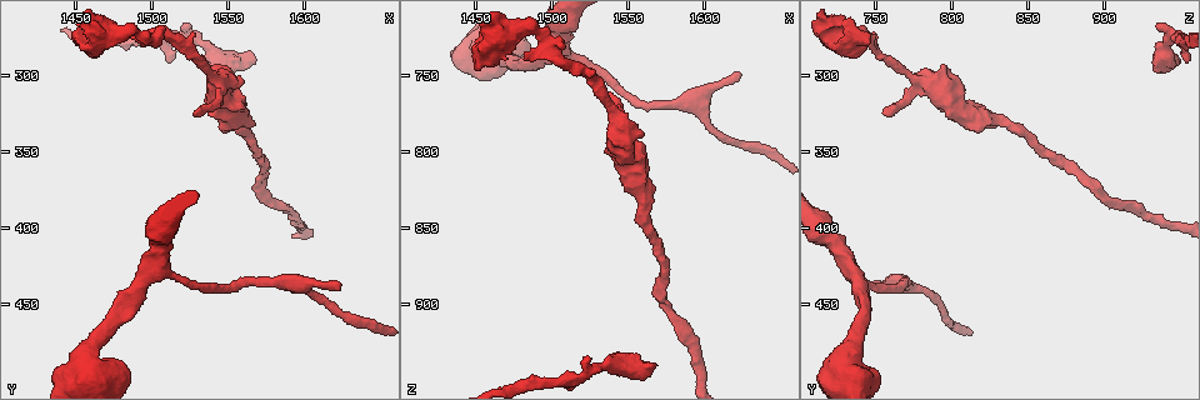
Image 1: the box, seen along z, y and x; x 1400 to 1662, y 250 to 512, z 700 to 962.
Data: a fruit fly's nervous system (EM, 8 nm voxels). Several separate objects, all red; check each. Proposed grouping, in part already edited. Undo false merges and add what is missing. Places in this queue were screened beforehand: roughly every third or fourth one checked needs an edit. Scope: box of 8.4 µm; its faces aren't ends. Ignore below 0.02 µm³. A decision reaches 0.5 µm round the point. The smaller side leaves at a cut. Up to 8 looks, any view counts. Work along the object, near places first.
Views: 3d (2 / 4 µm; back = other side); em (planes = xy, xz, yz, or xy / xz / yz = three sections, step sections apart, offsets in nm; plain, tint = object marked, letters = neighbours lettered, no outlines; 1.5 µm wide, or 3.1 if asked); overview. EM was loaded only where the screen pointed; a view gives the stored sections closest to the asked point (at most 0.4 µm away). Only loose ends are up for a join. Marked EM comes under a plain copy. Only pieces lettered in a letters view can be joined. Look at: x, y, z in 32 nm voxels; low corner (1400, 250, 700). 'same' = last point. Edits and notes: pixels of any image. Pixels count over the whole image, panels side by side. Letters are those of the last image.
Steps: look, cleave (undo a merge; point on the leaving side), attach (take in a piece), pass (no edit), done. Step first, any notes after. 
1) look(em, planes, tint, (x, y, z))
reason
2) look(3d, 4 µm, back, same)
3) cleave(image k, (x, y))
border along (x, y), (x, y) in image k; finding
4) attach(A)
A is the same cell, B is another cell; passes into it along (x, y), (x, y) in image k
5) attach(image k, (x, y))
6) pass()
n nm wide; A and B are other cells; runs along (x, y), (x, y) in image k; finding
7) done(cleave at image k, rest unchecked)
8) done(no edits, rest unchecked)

look(3d, 2 µm, (1450, 278, 744))
branch stops here

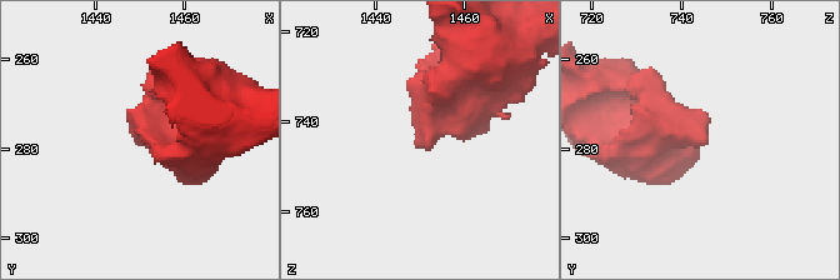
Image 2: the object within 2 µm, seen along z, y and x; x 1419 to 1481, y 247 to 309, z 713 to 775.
look(em, yz, step 8, tint, (1451, 279, 746))
need the tissue

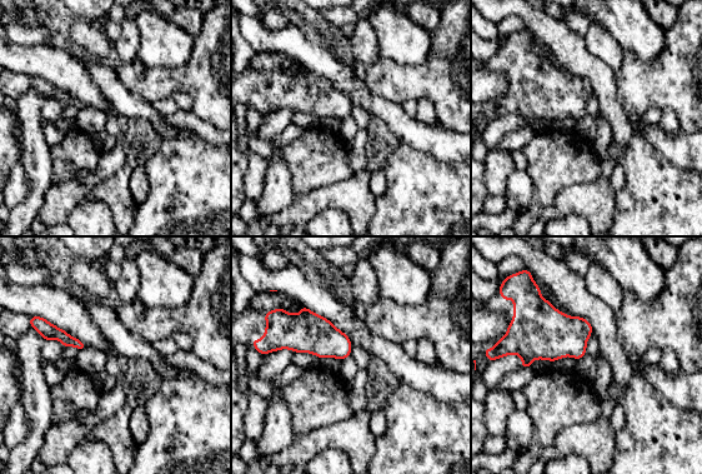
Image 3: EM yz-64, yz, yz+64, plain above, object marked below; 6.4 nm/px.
look(em, xz, step 8, letters, same)

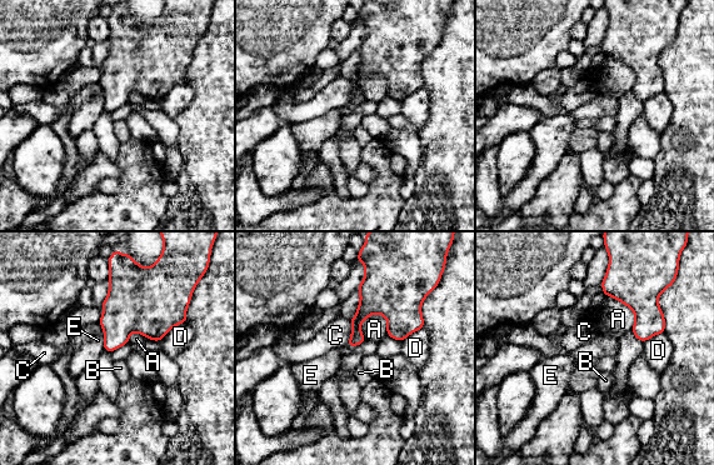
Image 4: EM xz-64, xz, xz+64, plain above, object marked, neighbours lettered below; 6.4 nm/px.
pass()
A, B, C, D and E are other cells; border along (350, 320), (351, 334), (345, 345) in image 4; no lettered piece goes on from it

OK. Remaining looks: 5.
look(em, xz, step 8, letters, (1526, 324, 756))
branch stops here

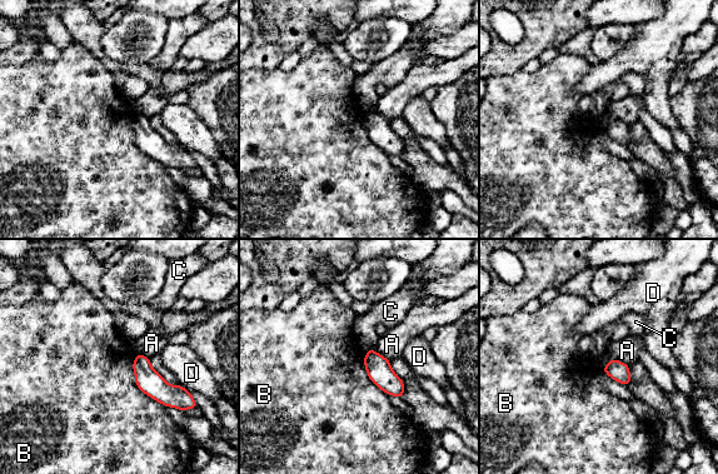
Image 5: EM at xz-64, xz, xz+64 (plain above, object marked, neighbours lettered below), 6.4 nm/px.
look(em, planes, letters, same)
another direction

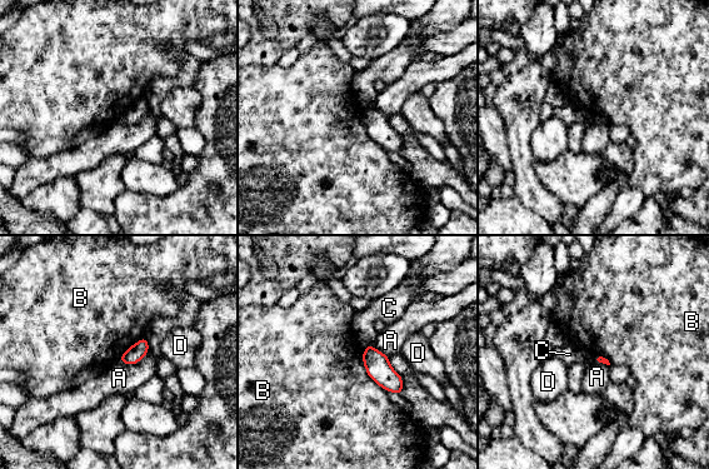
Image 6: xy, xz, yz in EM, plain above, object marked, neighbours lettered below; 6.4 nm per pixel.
pass()
A, B, C and D are other cells; no lettered piece goes on from it

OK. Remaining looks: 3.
look(em, planes, letters, (1502, 428, 736))
a fork

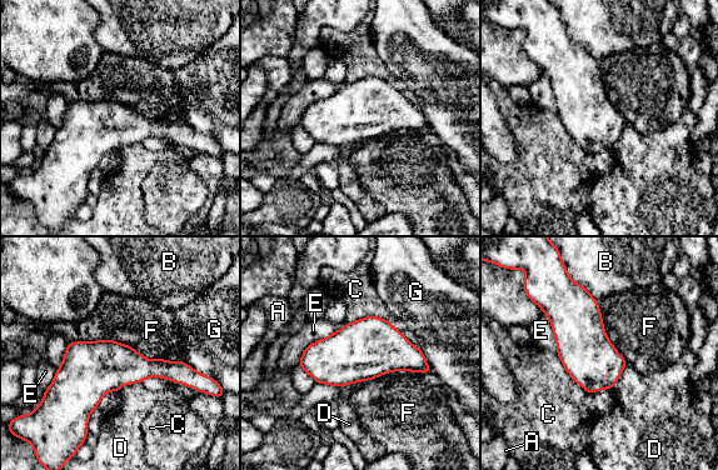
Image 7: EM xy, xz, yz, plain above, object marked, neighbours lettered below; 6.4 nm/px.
pass()
F touches over 750 nm; A, B, C, D, E, F and G are other cells; border along (69, 341), (116, 340), (184, 363) in image 7; all the same neuron

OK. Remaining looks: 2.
done(no edits, rest unchecked)

